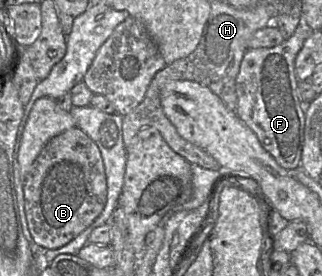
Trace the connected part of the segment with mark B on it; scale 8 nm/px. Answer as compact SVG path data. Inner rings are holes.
M79 127L53 137L25 178L24 197L28 227L34 242L47 250L68 244L94 222L106 204L106 174L96 143Z

